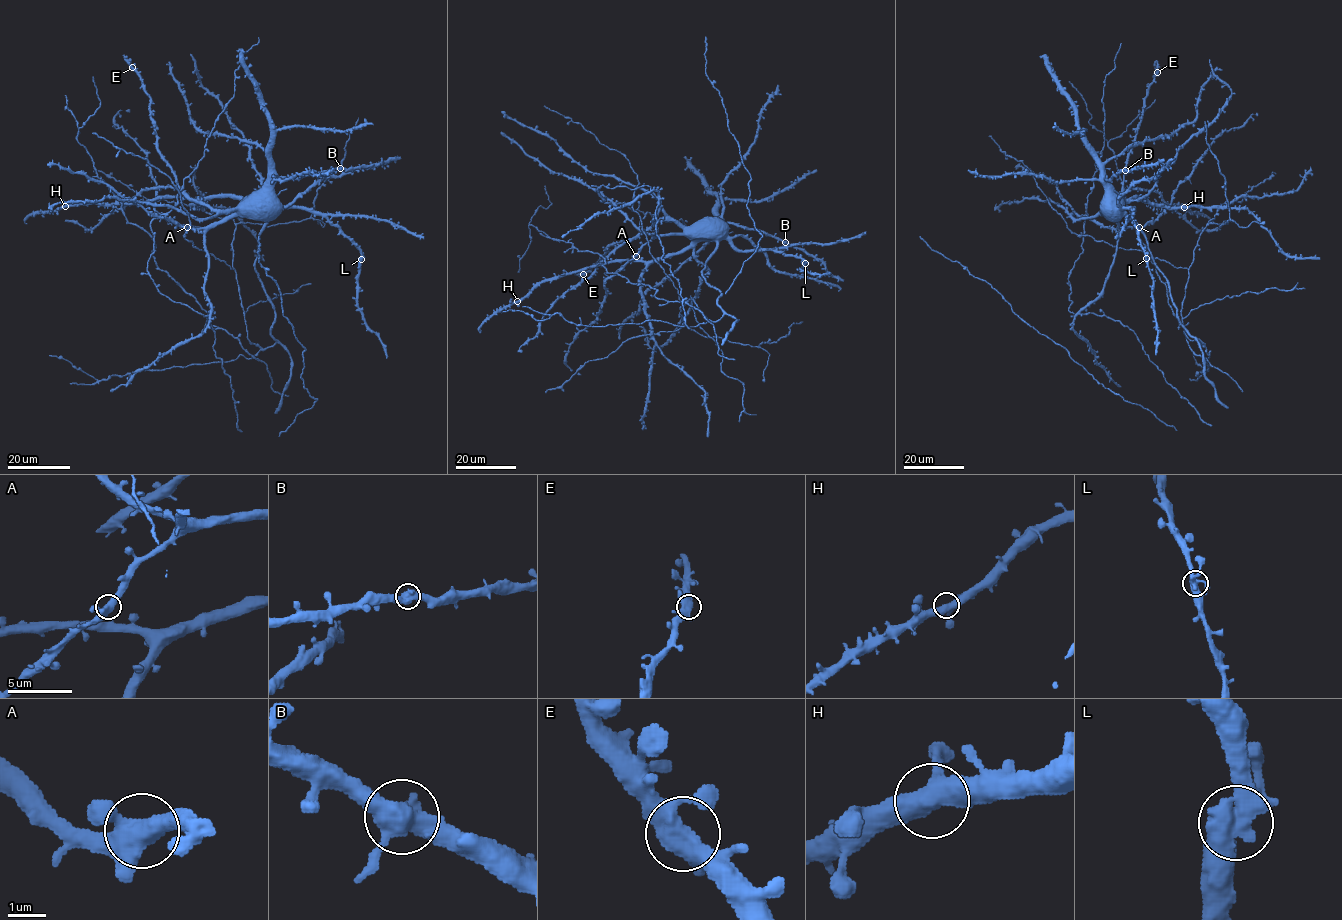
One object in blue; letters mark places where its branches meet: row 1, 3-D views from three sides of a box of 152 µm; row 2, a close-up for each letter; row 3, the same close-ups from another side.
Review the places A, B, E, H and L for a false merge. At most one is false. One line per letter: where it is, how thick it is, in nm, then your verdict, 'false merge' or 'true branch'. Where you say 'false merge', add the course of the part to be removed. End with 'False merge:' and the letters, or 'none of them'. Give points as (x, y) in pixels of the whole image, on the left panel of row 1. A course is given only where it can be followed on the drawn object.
A: place (187, 227); calibre 500 nm; true branch
B: place (340, 168); calibre 500 nm; true branch
E: place (132, 67); calibre 480 nm; true branch
H: place (65, 206); calibre 480 nm; true branch
L: place (361, 259); calibre 480 nm; true branch
False merge: none of them

